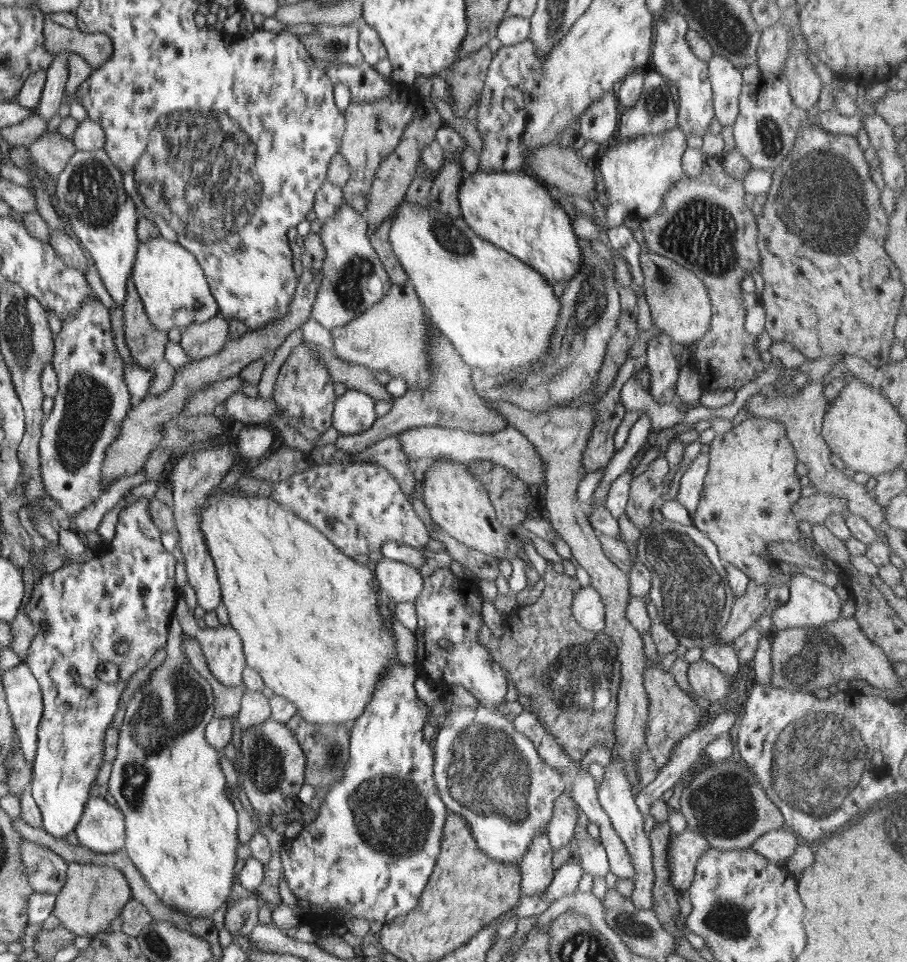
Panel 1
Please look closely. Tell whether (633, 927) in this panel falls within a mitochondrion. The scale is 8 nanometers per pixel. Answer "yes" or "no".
yes

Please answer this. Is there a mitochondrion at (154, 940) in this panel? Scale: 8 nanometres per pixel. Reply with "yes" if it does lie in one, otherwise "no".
yes

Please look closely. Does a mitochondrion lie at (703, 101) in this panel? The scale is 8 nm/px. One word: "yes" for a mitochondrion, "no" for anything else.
no

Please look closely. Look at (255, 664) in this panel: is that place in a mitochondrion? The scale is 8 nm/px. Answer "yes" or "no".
no

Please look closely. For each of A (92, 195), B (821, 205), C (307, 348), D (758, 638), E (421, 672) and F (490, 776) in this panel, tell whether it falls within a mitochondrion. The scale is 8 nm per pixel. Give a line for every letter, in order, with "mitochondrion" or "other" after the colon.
A: mitochondrion
B: mitochondrion
C: other
D: other
E: other
F: mitochondrion

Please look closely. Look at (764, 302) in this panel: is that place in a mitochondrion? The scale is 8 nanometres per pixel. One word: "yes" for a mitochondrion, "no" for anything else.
no

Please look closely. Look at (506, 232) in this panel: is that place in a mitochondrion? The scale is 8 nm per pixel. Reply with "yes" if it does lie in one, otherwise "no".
no

